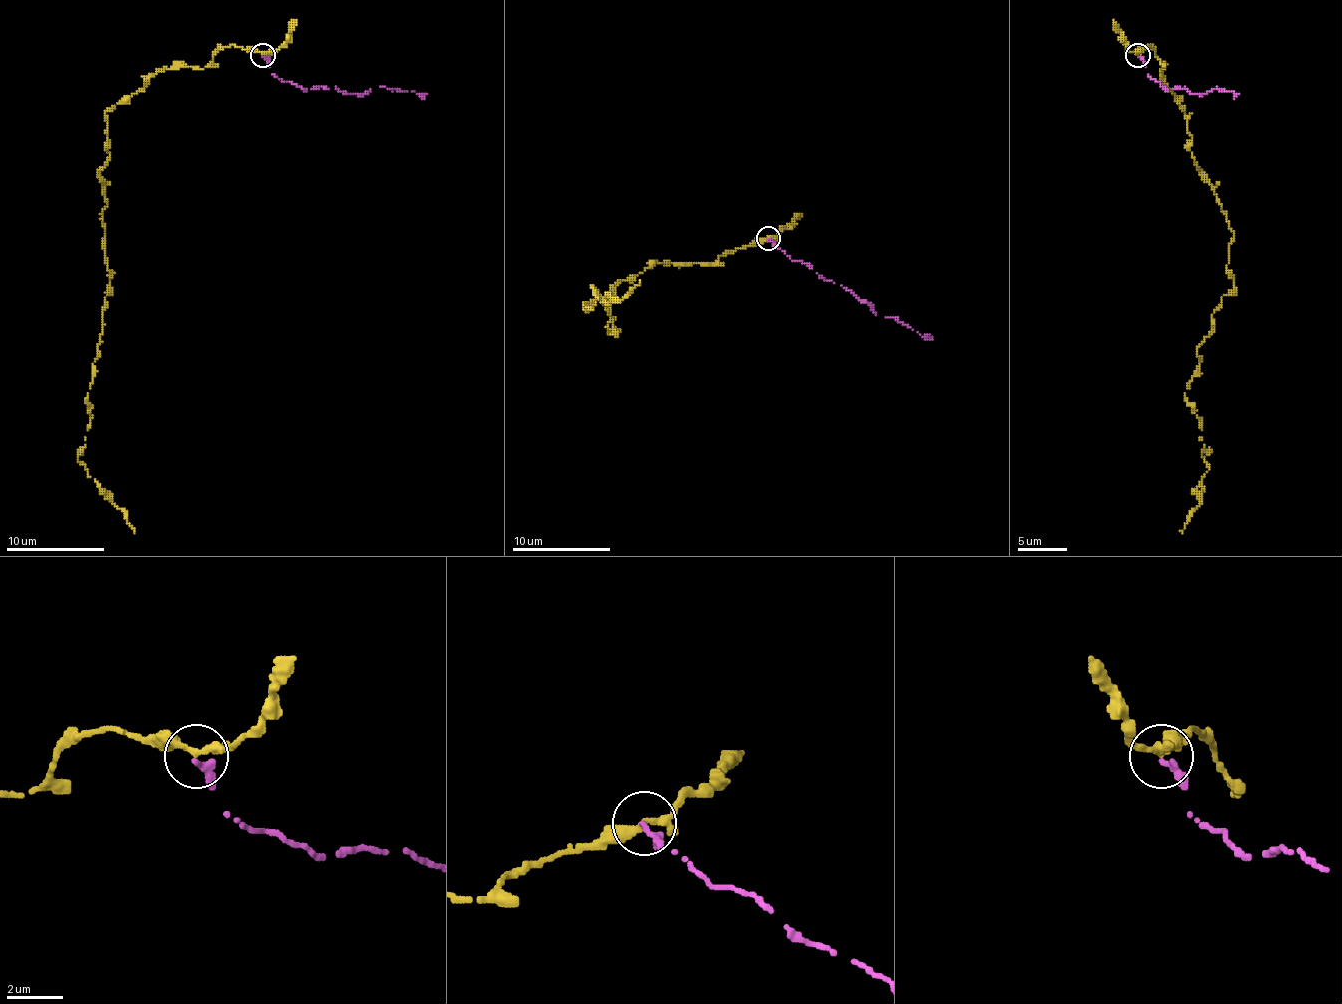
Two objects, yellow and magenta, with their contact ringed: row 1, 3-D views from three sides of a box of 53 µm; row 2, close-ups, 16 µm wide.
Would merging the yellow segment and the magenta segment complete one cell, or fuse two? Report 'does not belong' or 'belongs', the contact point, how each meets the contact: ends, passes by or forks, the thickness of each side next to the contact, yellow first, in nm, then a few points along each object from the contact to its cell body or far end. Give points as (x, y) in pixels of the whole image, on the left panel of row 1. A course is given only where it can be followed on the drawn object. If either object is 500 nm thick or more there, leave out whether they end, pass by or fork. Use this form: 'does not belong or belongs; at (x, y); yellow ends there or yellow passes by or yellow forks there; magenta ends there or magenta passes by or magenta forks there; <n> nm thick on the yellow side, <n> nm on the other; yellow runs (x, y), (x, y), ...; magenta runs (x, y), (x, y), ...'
does not belong; at (263, 55); yellow forks there; magenta ends there; 220 nm thick on the yellow side, 280 nm on the other; yellow runs (262, 54), (230, 44), (203, 69), (159, 69), (105, 113), (110, 288), (78, 459), (134, 531); magenta runs (262, 57), (272, 74), (304, 89), (321, 86), (348, 94), (390, 89), (426, 94)

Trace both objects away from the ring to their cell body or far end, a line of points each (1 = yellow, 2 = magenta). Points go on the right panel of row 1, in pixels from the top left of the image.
1: (1138, 54), (1148, 44), (1162, 69), (1234, 234), (1234, 288), (1185, 393), (1209, 469), (1180, 531)
2: (1138, 57), (1148, 74), (1165, 89), (1180, 86), (1192, 94), (1217, 89), (1239, 94)

